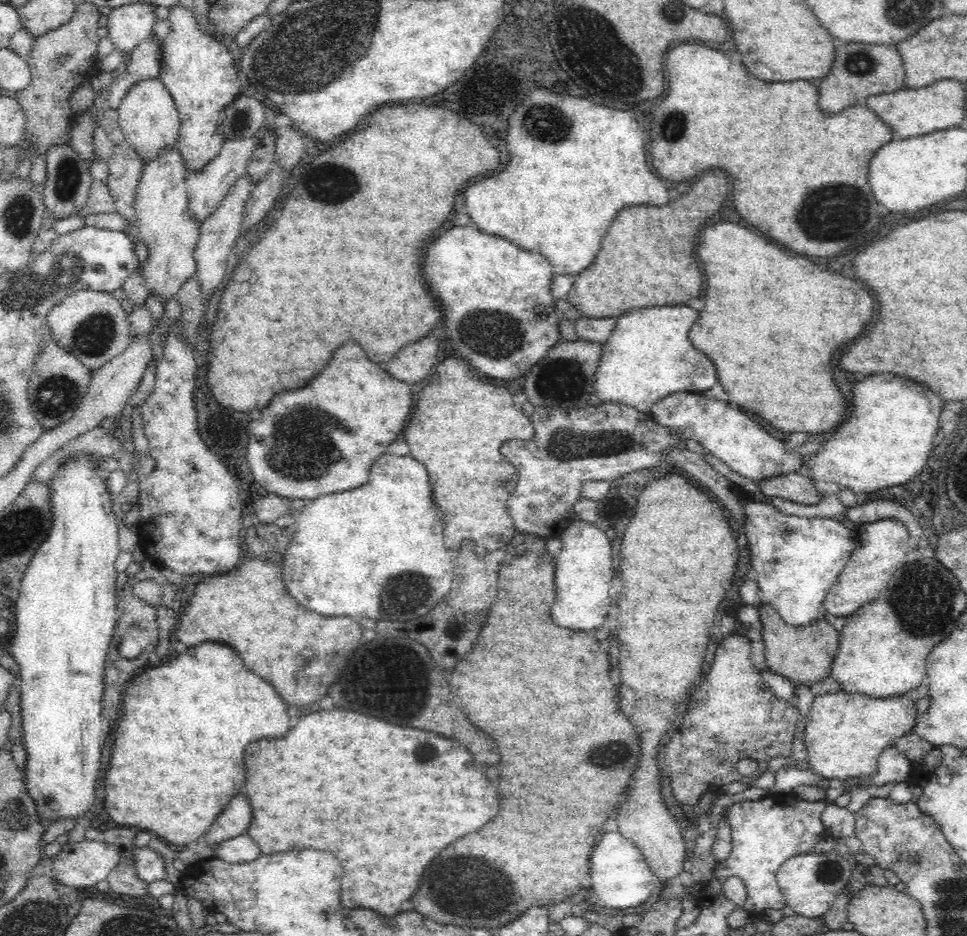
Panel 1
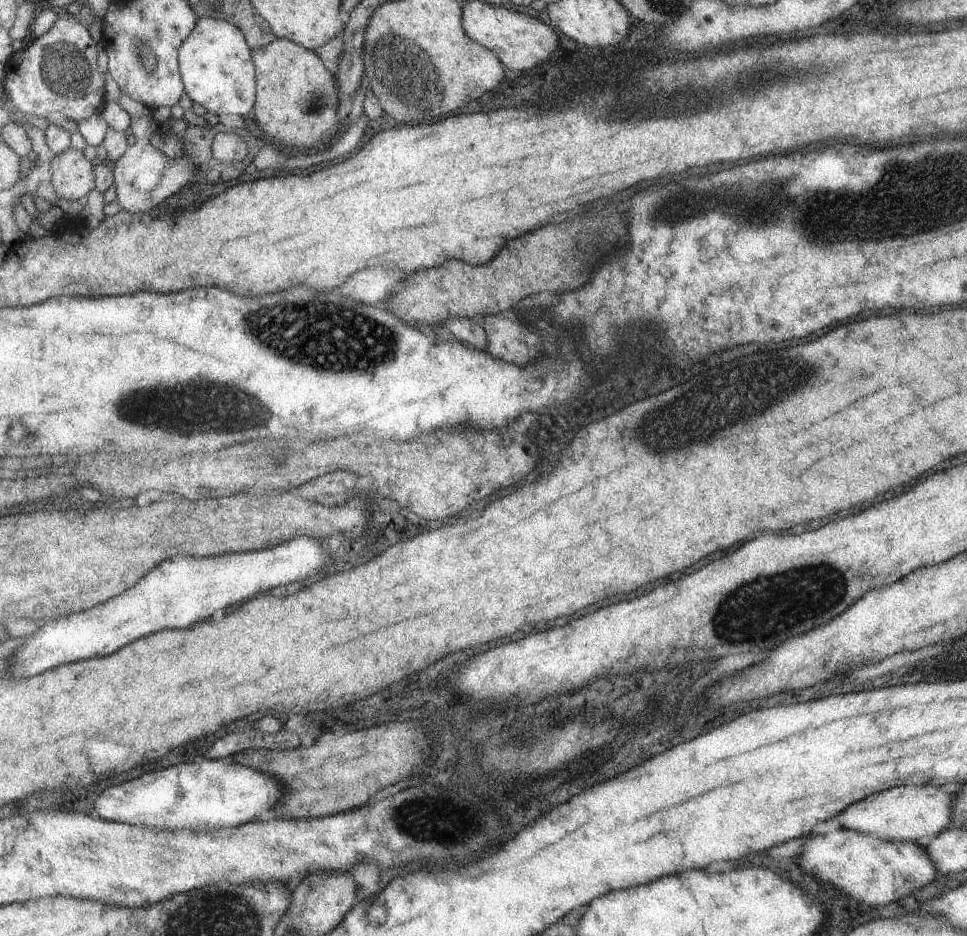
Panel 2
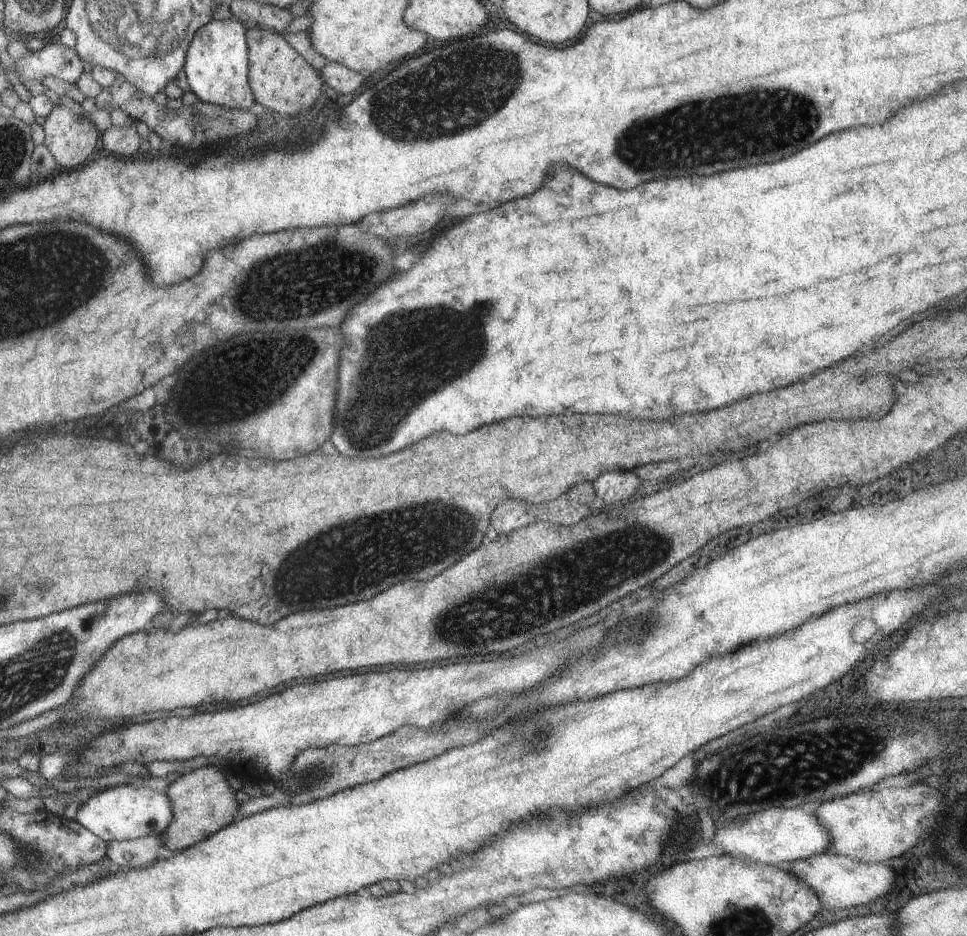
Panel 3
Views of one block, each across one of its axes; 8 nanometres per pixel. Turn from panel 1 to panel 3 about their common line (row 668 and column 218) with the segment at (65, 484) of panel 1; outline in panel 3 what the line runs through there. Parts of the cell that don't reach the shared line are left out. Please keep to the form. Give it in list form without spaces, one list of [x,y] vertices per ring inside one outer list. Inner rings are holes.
[[[235,18],[211,19],[200,26],[187,47],[182,69],[189,90],[199,101],[232,109],[248,109],[256,102],[248,81],[246,28]]]

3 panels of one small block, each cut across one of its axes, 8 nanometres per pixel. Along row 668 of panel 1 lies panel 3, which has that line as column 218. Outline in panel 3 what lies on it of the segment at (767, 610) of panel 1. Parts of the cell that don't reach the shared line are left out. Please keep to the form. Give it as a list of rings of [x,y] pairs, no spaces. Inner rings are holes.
[[[202,766],[177,776],[165,789],[165,796],[172,808],[170,823],[162,830],[160,841],[171,852],[177,853],[202,841],[234,820],[235,791],[225,782],[222,772],[215,766]]]

